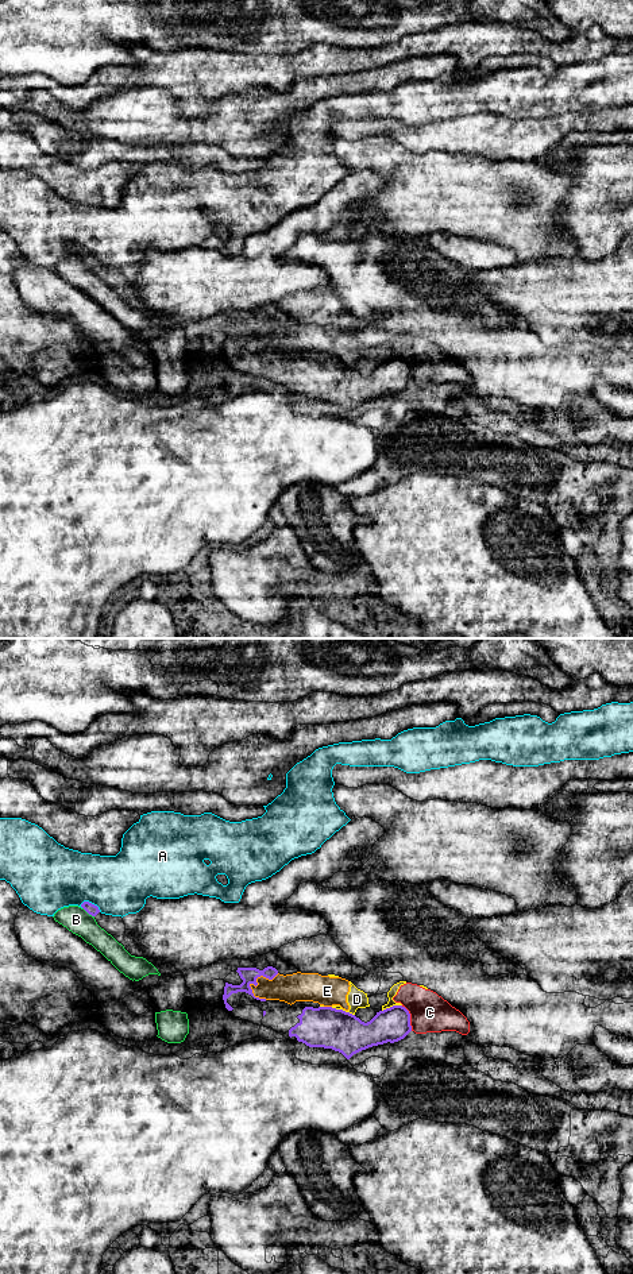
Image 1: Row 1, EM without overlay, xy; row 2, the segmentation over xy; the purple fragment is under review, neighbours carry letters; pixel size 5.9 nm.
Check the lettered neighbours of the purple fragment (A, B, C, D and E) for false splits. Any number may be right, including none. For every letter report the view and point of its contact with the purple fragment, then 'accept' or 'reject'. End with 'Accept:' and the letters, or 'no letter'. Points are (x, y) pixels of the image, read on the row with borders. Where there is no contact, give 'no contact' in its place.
A: contact xy (91, 903); reject
B: contact xy (88, 912); reject
C: contact xy (409, 1018); reject
D: contact xy (342, 1010); reject
E: contact xy (257, 977); reject
Accept: no letter

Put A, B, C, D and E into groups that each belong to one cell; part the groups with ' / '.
A / B / C D E

